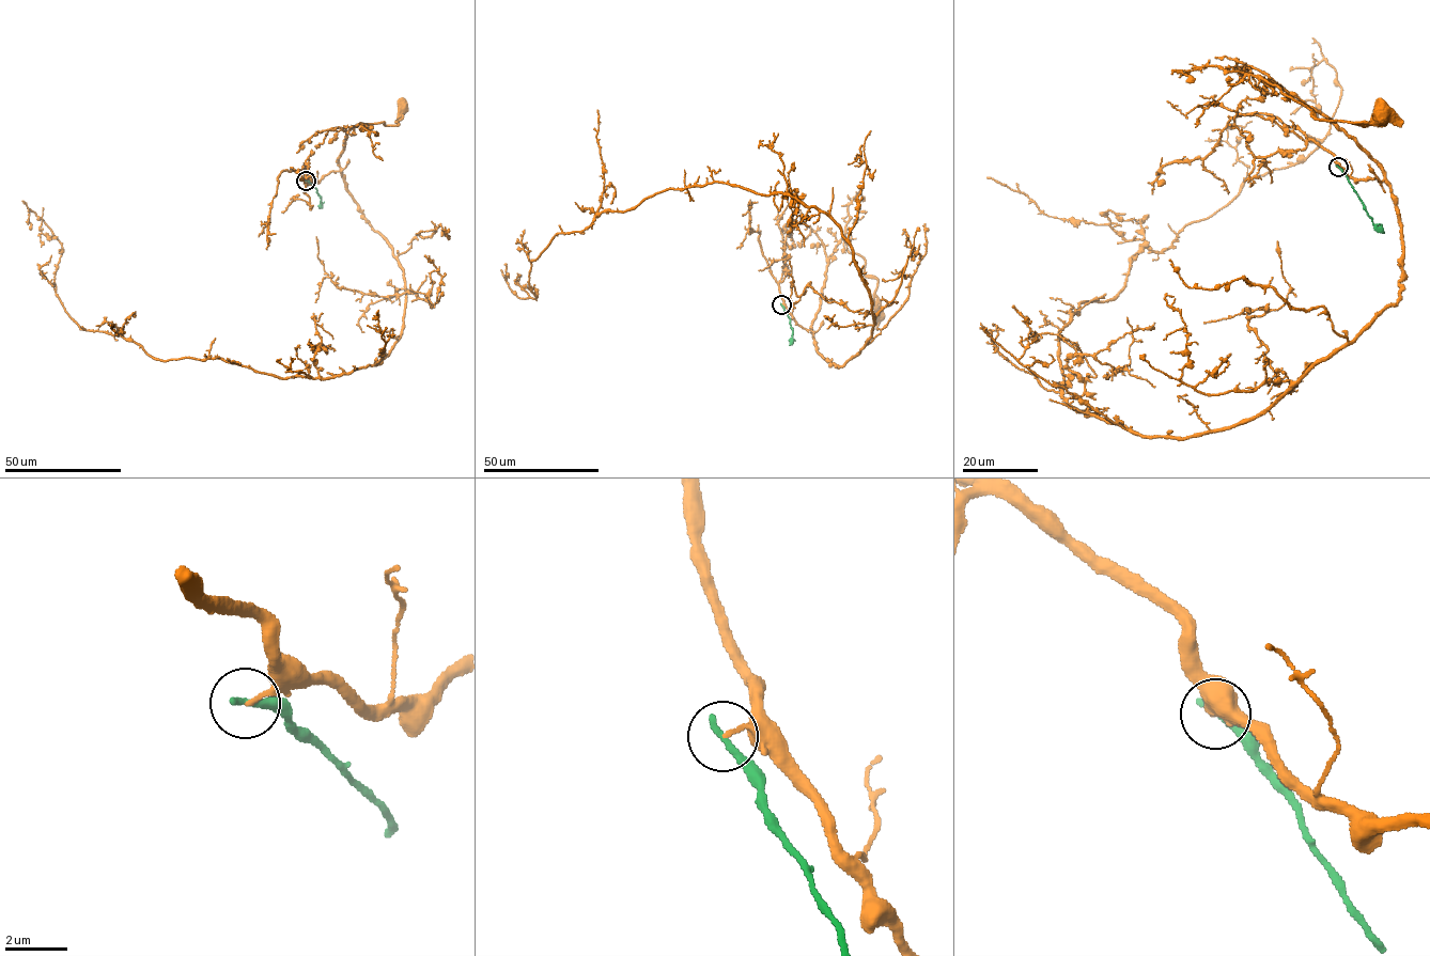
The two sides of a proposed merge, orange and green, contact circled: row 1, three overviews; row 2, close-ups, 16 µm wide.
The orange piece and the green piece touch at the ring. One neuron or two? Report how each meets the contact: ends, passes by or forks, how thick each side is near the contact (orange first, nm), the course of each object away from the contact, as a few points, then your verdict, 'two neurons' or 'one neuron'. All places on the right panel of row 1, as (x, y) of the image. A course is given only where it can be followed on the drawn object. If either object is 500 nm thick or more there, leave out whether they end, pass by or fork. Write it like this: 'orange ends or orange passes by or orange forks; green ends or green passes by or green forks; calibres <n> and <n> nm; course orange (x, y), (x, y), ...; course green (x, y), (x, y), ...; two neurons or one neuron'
orange ends; green ends; calibres 120 and 260 nm; course orange (1337, 166), (1349, 176), (1383, 179), (1369, 154), (1329, 118), (1261, 77), (1319, 121), (1377, 123), (1383, 113); course green (1337, 166), (1372, 223), (1384, 233); two neurons

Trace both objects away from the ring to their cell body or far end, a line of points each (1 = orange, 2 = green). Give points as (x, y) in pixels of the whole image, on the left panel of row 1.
1: (306, 181), (342, 170), (338, 158), (346, 131), (361, 123), (399, 125), (402, 107)
2: (306, 181), (316, 189), (321, 200), (319, 208)

